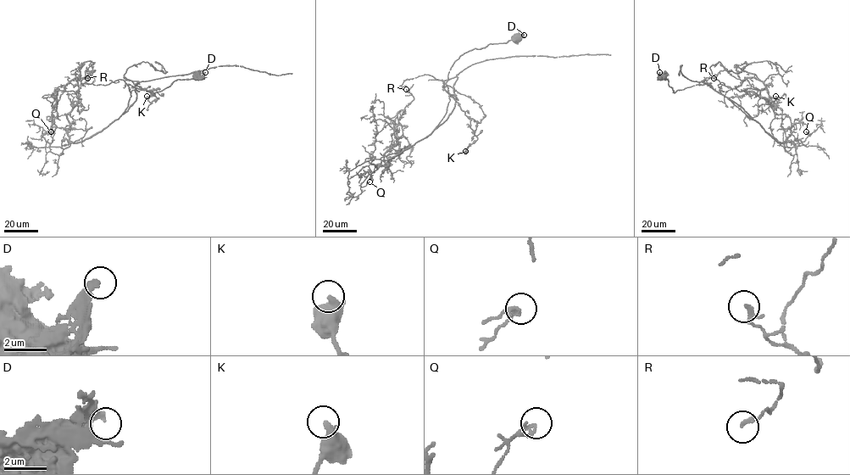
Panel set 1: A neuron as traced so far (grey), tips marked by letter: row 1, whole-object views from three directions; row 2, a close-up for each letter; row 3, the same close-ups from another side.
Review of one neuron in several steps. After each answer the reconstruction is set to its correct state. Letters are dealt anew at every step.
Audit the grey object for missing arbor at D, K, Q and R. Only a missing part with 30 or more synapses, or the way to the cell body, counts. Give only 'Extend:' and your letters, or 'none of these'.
Extend: none of these

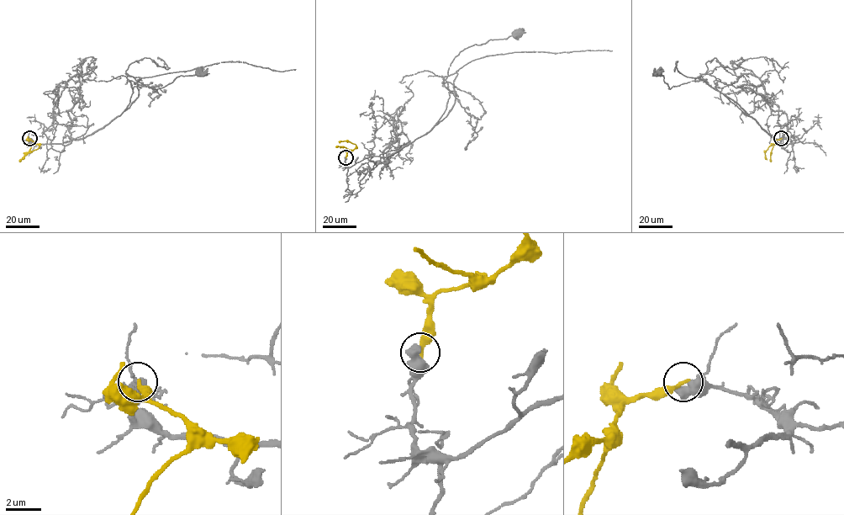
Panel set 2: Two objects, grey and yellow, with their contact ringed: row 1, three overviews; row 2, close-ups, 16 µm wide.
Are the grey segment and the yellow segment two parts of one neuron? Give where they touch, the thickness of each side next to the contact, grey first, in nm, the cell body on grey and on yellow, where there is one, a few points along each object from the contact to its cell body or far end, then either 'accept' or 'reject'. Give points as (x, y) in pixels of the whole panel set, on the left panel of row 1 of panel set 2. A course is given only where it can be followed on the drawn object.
at (29, 138); 500 nm thick on the grey side, 280 nm on the other; cell body of grey at (200, 73); no cell body on yellow; grey runs (29, 138), (34, 143), (67, 145), (118, 116), (133, 92), (129, 81), (158, 88), (181, 76), (200, 73); yellow runs (29, 138), (39, 146), (29, 151), (23, 160); reject

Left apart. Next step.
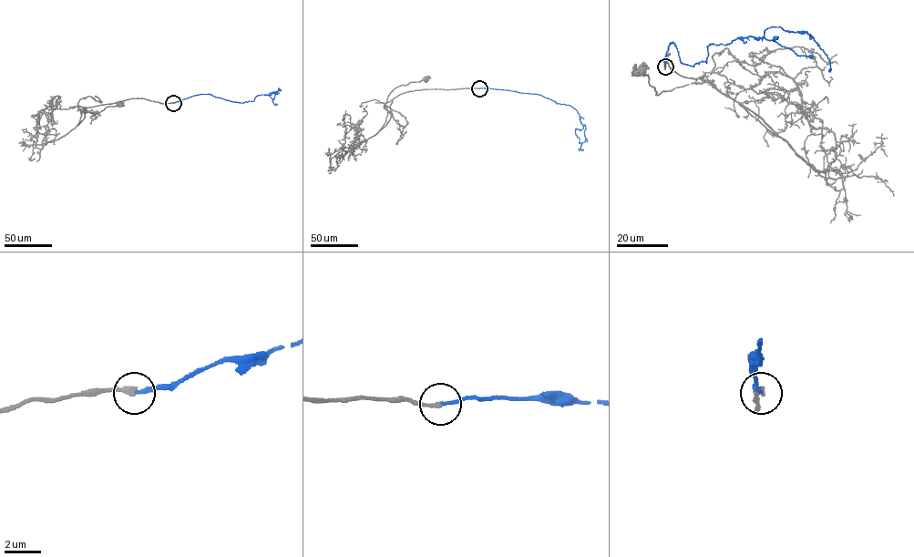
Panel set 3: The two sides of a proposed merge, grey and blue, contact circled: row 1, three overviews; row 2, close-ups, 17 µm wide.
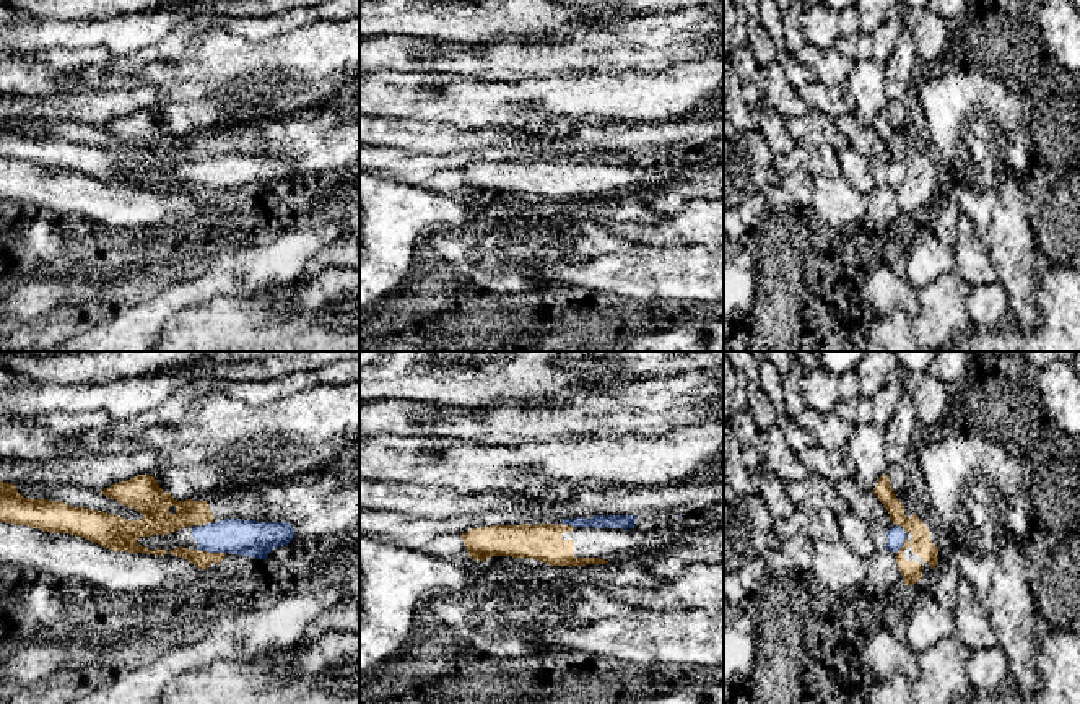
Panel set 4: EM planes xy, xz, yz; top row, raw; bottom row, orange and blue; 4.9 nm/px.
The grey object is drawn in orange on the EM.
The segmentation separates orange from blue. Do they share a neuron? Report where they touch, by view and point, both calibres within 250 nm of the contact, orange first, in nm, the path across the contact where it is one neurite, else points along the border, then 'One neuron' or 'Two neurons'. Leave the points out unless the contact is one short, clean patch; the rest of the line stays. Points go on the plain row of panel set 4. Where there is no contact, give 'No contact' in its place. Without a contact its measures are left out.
Touches orange at xy (212, 189). Thickness 130 nm (orange) against 180 nm. Boundary: xy (197, 184), (225, 189). Two neurons

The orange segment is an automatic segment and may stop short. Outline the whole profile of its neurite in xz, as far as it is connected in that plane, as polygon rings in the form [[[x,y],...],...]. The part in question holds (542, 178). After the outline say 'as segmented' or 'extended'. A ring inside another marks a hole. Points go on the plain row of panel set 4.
[[[490,161],[477,163],[462,169],[462,176],[470,195],[485,197],[491,192],[512,192],[538,195],[550,202],[586,202],[605,200],[599,193],[574,193],[573,176],[563,176],[563,167],[571,167],[571,161]]]; as segmented

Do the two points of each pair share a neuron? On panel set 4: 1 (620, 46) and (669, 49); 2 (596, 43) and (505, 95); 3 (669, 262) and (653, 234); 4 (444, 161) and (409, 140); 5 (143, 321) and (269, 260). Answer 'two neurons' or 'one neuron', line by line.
1: one neuron
2: two neurons
3: two neurons
4: two neurons
5: one neuron

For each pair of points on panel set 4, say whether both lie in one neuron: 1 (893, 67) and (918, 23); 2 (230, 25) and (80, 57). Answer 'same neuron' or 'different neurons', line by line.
1: same neuron
2: same neuron

